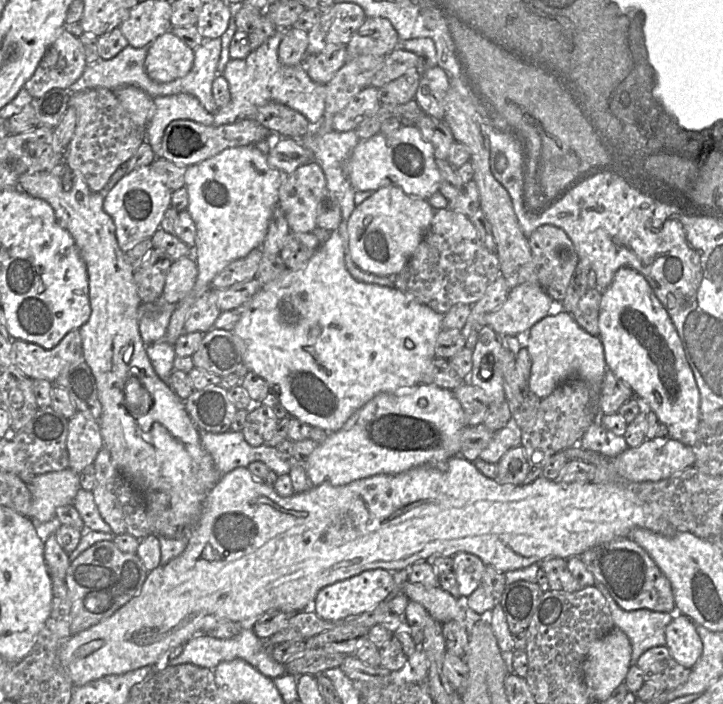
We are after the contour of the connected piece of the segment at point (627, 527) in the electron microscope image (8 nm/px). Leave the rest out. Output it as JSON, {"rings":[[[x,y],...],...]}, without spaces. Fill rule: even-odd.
{"rings":[[[461,455],[450,458],[444,465],[420,466],[409,471],[387,475],[379,474],[359,479],[343,486],[322,483],[312,486],[309,490],[294,493],[289,497],[277,494],[273,486],[255,478],[247,467],[238,467],[223,475],[217,485],[205,498],[197,523],[191,528],[185,551],[166,565],[159,565],[148,573],[148,576],[137,596],[120,608],[109,618],[97,625],[72,635],[62,646],[60,661],[70,676],[74,687],[82,686],[90,681],[109,675],[121,675],[144,666],[154,665],[161,656],[177,645],[185,644],[196,634],[205,634],[219,621],[234,621],[249,625],[268,611],[280,610],[287,613],[298,613],[307,610],[313,604],[317,593],[330,584],[353,577],[367,570],[384,569],[396,572],[414,563],[431,560],[435,556],[454,556],[459,552],[467,552],[478,556],[486,566],[492,566],[500,572],[508,572],[540,563],[551,557],[570,558],[579,556],[586,550],[618,538],[626,538],[636,528],[647,529],[660,534],[676,533],[661,514],[659,507],[651,507],[649,503],[639,499],[628,489],[609,483],[563,483],[548,480],[542,476],[531,483],[522,485],[500,484],[497,480],[487,478],[476,468],[474,461]]]}

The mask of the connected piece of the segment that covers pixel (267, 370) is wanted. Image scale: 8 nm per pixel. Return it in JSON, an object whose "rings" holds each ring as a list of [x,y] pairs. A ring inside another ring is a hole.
{"rings":[[[338,230],[330,233],[326,242],[319,247],[304,268],[295,271],[286,269],[278,278],[263,284],[260,291],[239,311],[240,319],[233,333],[241,340],[244,365],[267,382],[270,391],[287,410],[288,416],[296,417],[310,426],[328,432],[337,431],[358,408],[378,393],[393,392],[400,387],[431,384],[431,365],[435,359],[436,340],[443,329],[443,315],[396,288],[367,284],[354,279],[345,265],[343,241]]]}

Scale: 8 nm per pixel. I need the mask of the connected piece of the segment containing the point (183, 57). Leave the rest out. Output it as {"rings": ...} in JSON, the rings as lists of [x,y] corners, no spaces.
{"rings":[[[166,32],[148,47],[145,70],[151,80],[167,83],[185,76],[193,62],[194,50],[172,32]]]}

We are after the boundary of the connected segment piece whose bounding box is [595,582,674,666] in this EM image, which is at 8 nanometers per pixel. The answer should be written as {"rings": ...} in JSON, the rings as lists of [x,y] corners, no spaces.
{"rings":[[[596,582],[595,587],[603,594],[610,608],[615,627],[623,631],[630,640],[632,646],[631,666],[637,664],[645,651],[665,646],[665,630],[672,621],[674,613],[648,609],[625,611],[619,607],[602,583]]]}

